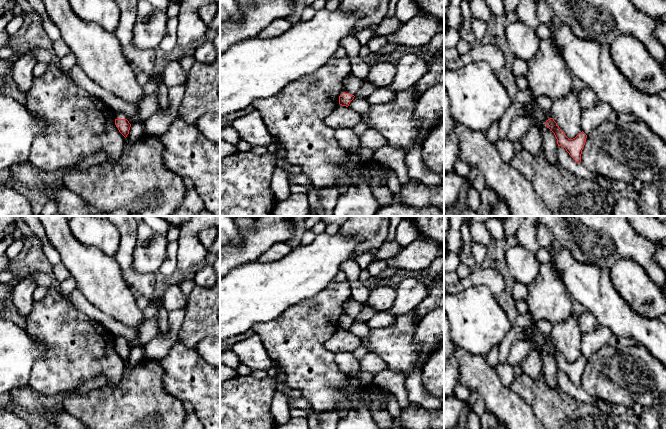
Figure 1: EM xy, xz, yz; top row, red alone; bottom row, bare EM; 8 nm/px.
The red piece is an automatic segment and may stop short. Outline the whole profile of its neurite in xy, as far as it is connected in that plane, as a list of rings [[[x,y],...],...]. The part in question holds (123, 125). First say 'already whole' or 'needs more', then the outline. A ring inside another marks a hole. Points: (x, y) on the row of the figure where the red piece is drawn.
needs more; [[[118,112],[115,114],[115,125],[119,132],[126,138],[129,134],[131,124],[127,120],[127,116],[123,112]]]

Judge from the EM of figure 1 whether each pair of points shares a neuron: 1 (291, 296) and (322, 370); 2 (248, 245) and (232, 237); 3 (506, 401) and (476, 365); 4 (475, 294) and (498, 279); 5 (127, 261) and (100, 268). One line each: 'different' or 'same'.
1: different
2: different
3: same
4: different
5: different

